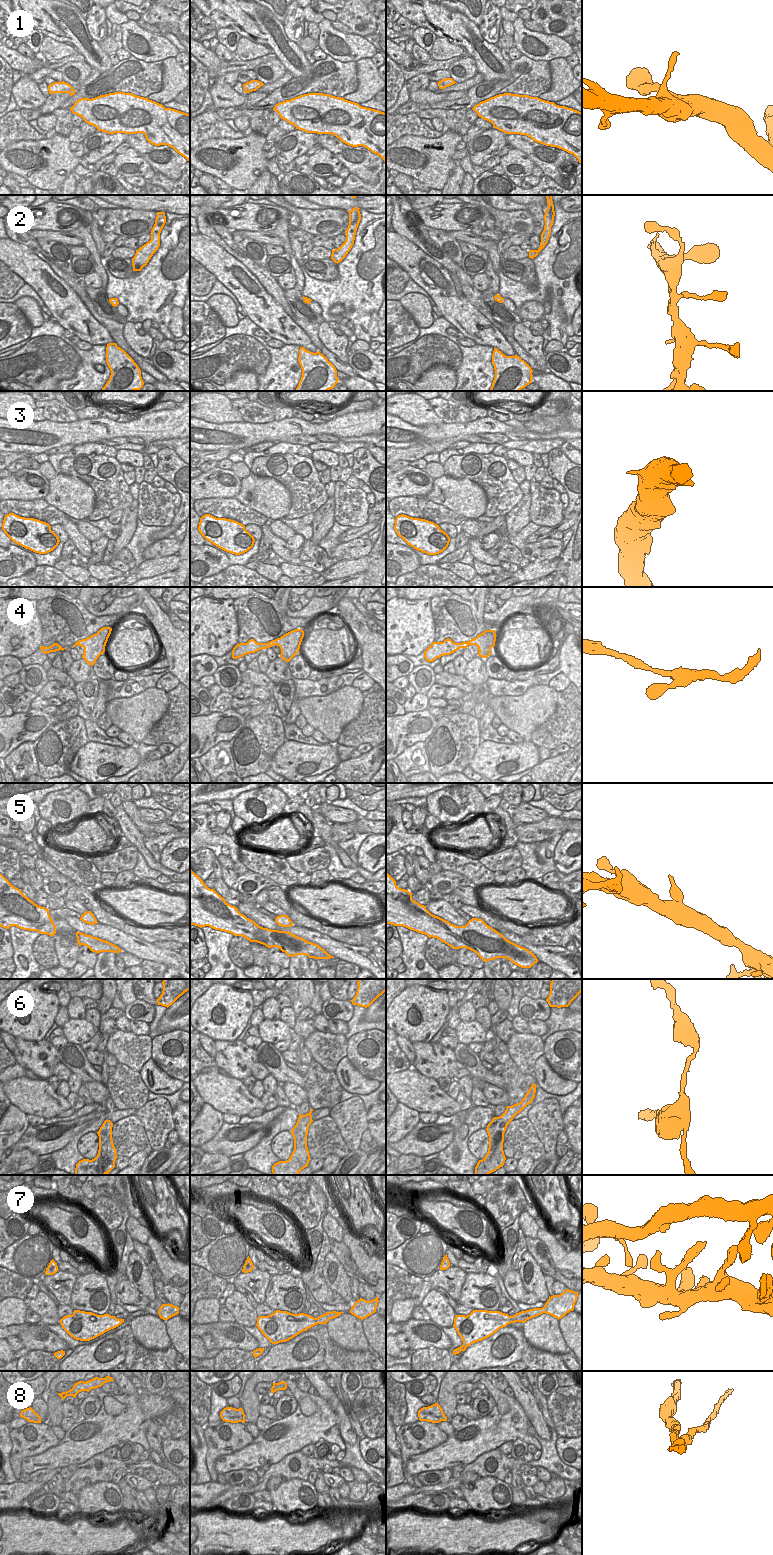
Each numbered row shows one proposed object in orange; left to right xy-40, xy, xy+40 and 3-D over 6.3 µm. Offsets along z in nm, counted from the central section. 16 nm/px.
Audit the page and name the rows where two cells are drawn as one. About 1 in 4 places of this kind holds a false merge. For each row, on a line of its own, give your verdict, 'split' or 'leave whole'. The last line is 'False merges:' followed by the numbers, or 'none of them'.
1: leave whole
2: leave whole
3: leave whole
4: leave whole
5: leave whole
6: split
7: leave whole
8: split
False merges: 6, 8

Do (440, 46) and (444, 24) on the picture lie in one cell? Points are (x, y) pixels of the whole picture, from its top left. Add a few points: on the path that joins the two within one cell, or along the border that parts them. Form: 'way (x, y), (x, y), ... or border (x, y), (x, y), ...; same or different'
border (437, 36), (444, 37), (460, 47); different

